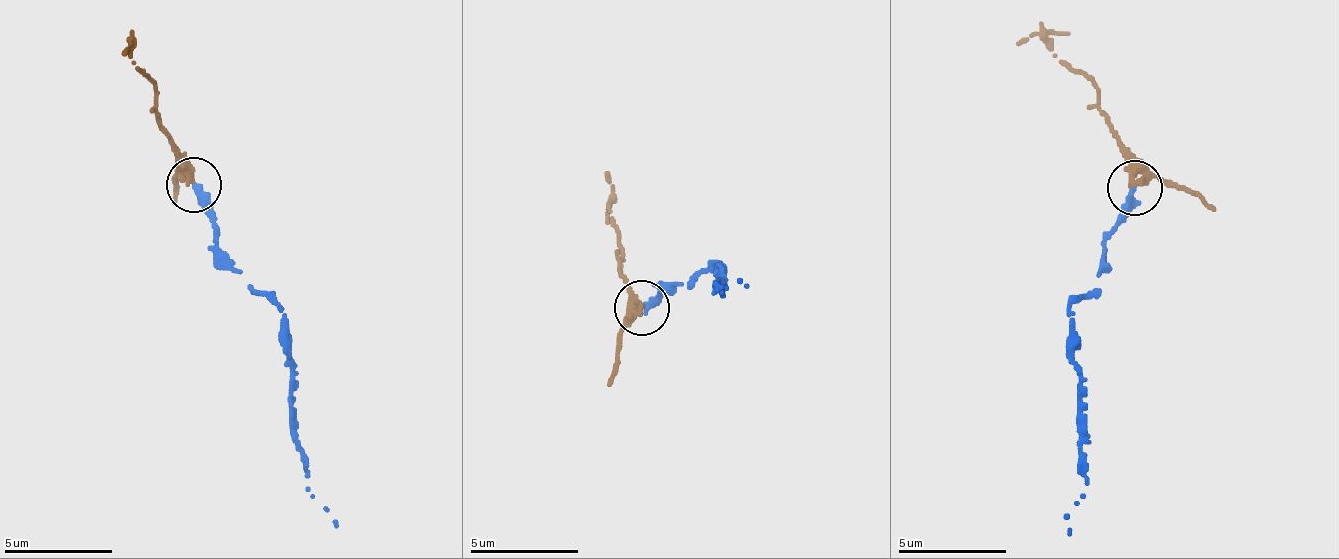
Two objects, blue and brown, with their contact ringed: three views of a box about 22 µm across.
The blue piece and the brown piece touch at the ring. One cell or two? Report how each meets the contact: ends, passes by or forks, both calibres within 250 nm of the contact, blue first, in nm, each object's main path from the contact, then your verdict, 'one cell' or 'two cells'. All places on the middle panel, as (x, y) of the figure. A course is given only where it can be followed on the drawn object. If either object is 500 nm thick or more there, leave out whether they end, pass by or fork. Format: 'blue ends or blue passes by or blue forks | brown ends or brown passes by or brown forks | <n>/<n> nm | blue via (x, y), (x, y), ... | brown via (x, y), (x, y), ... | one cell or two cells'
blue ends | brown ends | 360/400 nm | blue via (640, 309), (659, 286), (687, 283), (721, 264), (711, 283), (722, 297), (748, 285) | brown via (641, 308), (625, 283), (611, 189), (605, 173) | two cells

